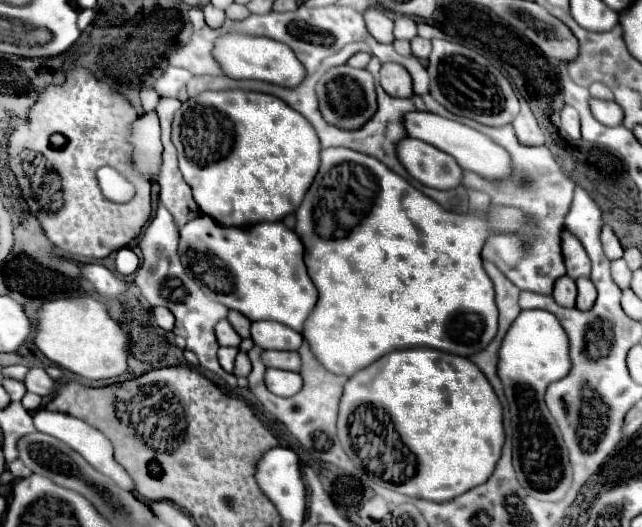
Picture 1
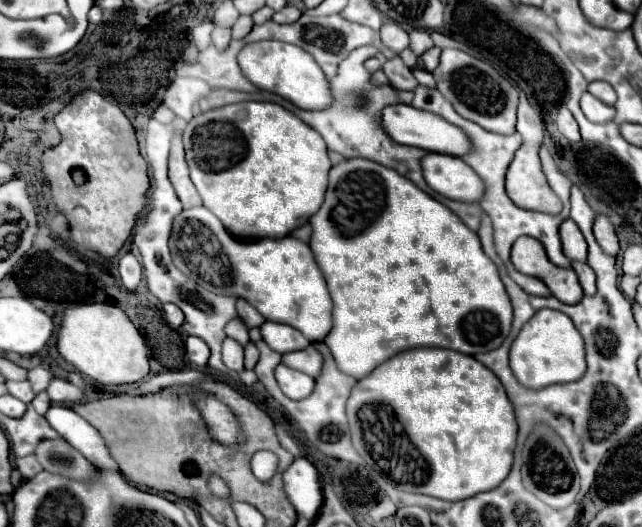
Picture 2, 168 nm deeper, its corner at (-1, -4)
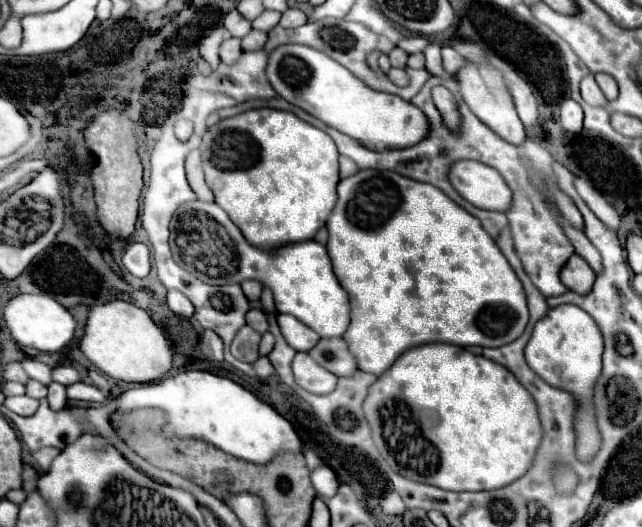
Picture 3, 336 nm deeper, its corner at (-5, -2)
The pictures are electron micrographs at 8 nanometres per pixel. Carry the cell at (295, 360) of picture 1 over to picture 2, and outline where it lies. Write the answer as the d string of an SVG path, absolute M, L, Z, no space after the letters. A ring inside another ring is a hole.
M309 345L307 349L301 349L301 351L293 351L293 353L285 353L281 357L281 363L291 367L291 369L299 369L303 373L307 373L309 377L317 377L319 371L321 371L321 365L323 365L323 359L319 355L319 351Z

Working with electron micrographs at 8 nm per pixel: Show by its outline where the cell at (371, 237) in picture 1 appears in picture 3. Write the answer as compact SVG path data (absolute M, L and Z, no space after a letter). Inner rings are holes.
M367 169L367 171L359 171L353 177L343 179L337 187L337 193L339 193L337 205L335 205L335 209L327 221L327 229L329 229L327 251L329 251L329 257L333 261L333 269L335 269L339 283L347 289L349 297L351 297L351 325L343 337L347 339L353 355L357 357L361 371L383 375L391 367L391 363L395 363L395 359L401 353L405 353L411 347L425 345L425 343L441 341L441 343L451 343L451 345L459 345L459 347L469 347L469 345L501 347L501 345L515 341L525 331L525 325L529 321L529 309L527 309L527 299L525 299L525 291L523 291L519 277L515 275L515 271L507 263L505 255L499 251L497 243L481 227L481 221L477 217L469 215L455 201L451 201L441 189L437 189L429 183L417 183L417 181L405 179L393 171Z

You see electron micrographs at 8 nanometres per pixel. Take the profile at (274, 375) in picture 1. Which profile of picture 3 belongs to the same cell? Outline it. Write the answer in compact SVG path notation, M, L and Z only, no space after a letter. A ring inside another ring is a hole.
M297 353L293 359L293 373L295 373L295 381L317 395L325 395L331 393L337 387L337 375L333 375L331 371L327 371L325 367L321 367L319 363L315 363L315 359L311 359L309 353Z

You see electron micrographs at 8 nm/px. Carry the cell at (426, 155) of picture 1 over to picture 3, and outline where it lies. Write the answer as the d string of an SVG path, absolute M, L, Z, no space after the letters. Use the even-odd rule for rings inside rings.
M457 161L453 165L449 179L461 197L485 211L507 213L511 209L513 193L499 171L479 161Z

